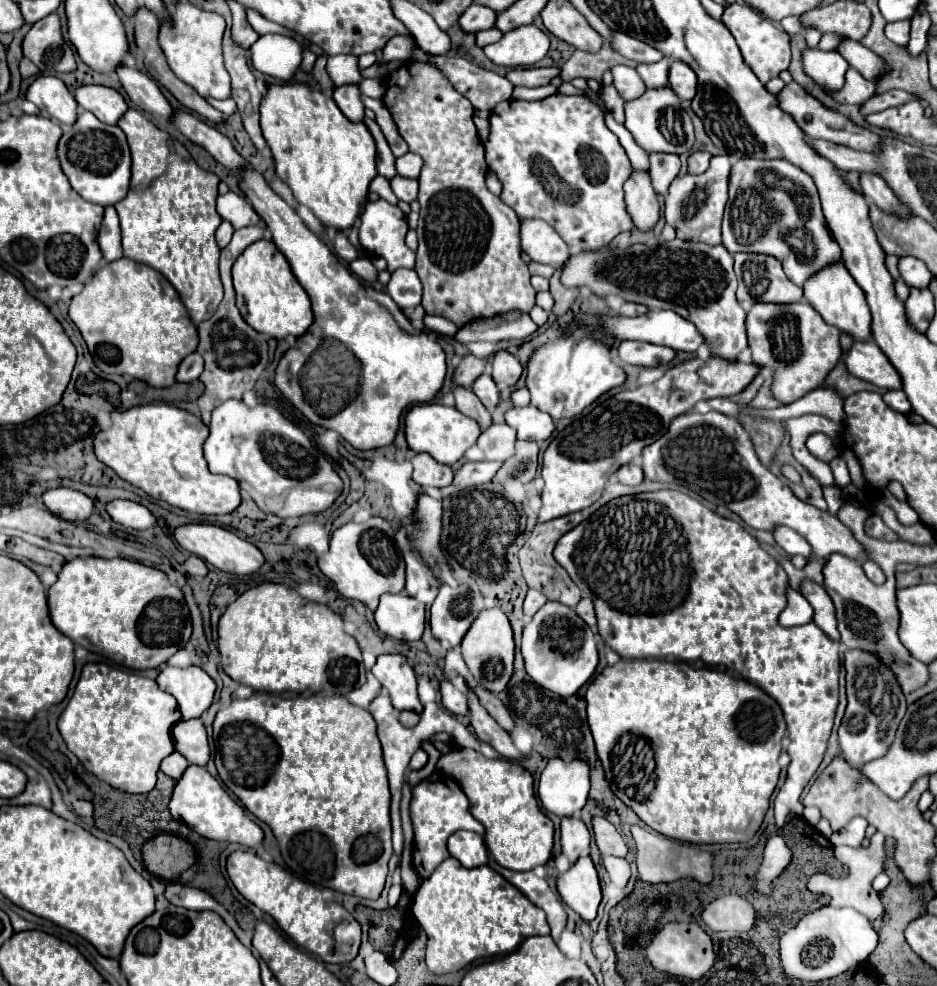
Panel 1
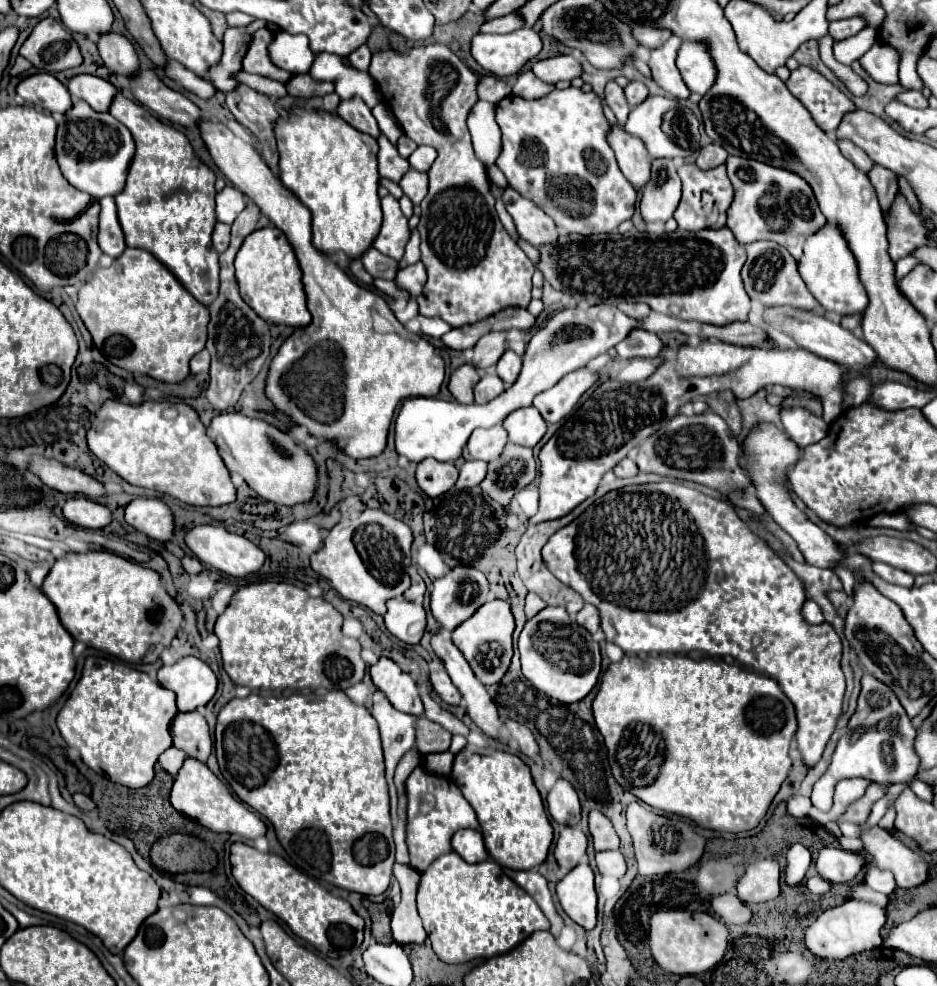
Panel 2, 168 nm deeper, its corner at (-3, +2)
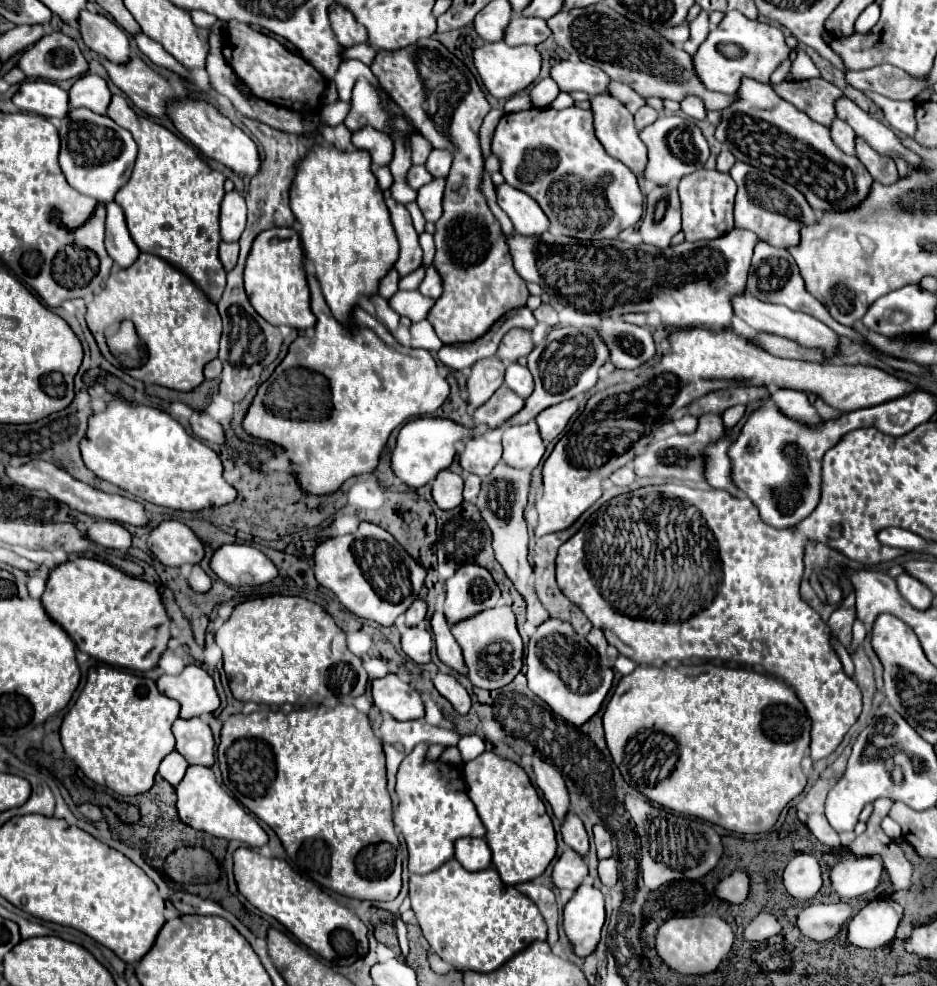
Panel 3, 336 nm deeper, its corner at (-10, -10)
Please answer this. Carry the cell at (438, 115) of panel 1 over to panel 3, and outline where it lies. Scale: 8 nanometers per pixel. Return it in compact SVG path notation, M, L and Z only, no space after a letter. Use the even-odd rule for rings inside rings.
M432 37L416 41L406 49L378 51L370 69L392 101L412 119L418 133L424 135L432 147L448 149L454 155L452 171L446 179L444 213L436 223L434 235L434 267L442 275L444 293L428 313L428 321L444 345L474 341L506 311L524 307L530 295L526 281L512 265L506 237L478 189L484 169L478 129L490 111L490 103L470 69Z

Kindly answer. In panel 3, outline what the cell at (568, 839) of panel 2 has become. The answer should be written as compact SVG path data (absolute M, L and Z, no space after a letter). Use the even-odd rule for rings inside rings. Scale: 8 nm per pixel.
M566 849L552 869L552 881L558 889L576 891L586 875L588 875L586 861L572 849Z

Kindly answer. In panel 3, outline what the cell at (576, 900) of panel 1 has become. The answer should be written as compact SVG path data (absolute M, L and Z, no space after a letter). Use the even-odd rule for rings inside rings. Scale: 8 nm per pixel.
M580 885L564 907L564 933L574 945L578 957L588 957L598 941L604 925L604 895L592 885Z

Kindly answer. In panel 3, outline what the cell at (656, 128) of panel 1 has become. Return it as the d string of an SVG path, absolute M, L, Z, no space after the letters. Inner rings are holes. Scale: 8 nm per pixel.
M662 115L658 121L648 125L644 131L640 131L640 139L648 149L648 163L644 169L644 179L652 181L654 185L668 185L672 181L682 179L684 175L694 173L696 169L702 169L710 151L708 143L698 129L698 125L692 119L680 117L680 115Z

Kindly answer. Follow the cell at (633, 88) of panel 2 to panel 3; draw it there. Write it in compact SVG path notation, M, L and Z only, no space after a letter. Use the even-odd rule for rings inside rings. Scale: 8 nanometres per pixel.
M642 107L642 109L638 109L636 111L636 127L638 127L638 131L642 131L646 125L650 125L654 119L658 119L658 113L652 109L652 107Z

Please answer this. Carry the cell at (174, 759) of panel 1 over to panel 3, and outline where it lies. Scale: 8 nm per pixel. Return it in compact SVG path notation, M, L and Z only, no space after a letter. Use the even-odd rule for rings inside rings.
M172 751L172 753L168 753L168 755L162 759L158 773L160 773L172 787L176 787L176 785L182 781L186 769L188 769L188 761L186 761L178 751Z

